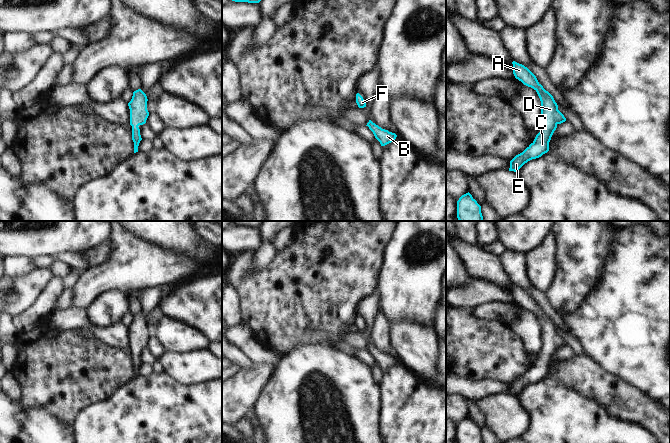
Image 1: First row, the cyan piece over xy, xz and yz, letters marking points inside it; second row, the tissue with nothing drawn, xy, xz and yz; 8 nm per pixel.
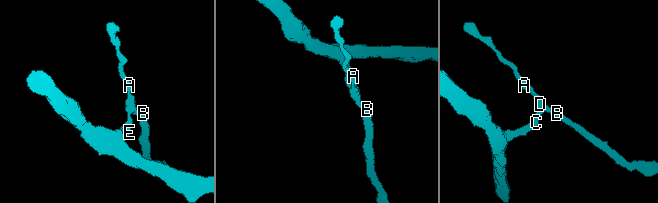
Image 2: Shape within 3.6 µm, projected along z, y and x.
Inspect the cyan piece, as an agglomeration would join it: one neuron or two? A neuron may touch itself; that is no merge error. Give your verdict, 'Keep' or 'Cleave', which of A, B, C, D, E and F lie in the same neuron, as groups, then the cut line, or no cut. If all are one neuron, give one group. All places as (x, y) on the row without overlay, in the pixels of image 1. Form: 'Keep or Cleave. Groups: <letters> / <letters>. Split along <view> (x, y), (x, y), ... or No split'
Keep. Groups: A B C D E F. No split.

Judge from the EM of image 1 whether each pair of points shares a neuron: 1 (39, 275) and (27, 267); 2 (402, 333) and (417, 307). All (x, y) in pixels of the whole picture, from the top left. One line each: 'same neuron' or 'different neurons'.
1: different neurons
2: different neurons

